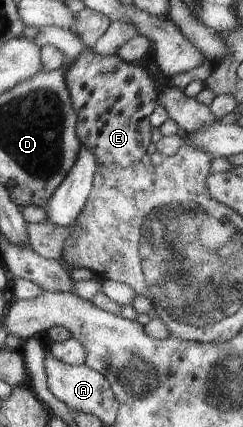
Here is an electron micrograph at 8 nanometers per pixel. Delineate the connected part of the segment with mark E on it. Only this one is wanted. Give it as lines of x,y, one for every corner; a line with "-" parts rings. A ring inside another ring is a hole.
89,51
76,57
76,61
65,72
66,85
69,85
70,97
73,101
74,111
77,113
77,135
81,143
88,145
96,159
104,165
120,165
128,167
140,162
150,145
152,123
150,113
156,108
156,85
146,69
138,67
136,63
124,61
117,53
104,56

